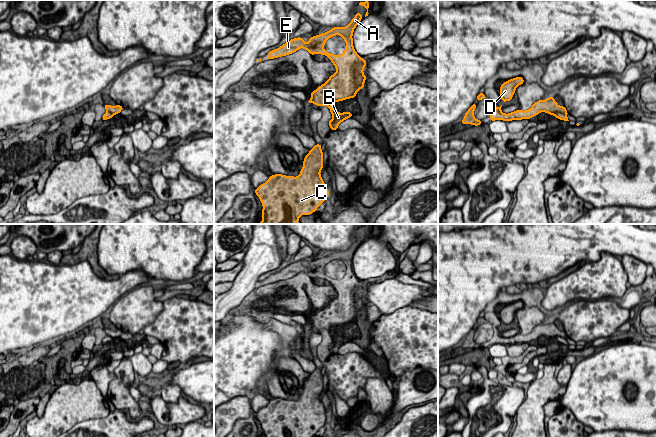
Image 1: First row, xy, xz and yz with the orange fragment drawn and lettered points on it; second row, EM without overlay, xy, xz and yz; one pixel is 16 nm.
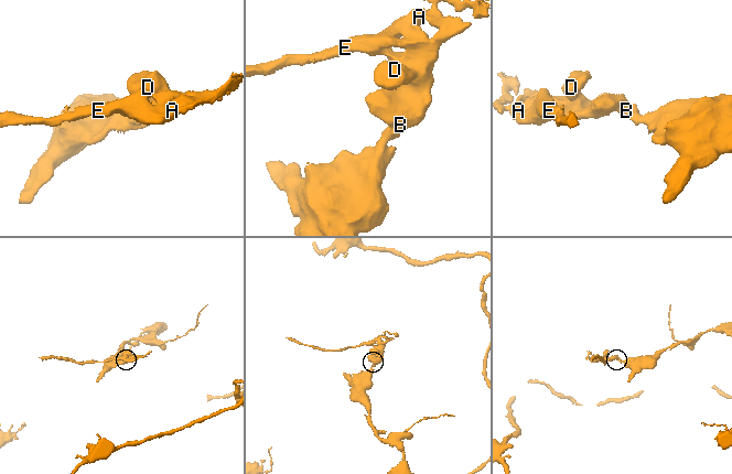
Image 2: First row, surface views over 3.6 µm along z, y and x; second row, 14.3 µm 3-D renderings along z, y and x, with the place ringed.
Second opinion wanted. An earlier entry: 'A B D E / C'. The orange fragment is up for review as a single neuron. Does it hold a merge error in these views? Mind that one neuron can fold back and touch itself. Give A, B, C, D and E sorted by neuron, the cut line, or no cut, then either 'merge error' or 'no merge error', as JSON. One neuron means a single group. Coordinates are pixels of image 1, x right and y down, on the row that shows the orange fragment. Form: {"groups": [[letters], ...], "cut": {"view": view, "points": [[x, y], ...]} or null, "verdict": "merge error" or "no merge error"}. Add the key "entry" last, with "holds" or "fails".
{"groups": [["A", "B", "D", "E"], ["C"]], "cut": {"view": "yz", "points": [[555, 113], [562, 112], [566, 115]]}, "verdict": "merge error", "entry": "holds"}

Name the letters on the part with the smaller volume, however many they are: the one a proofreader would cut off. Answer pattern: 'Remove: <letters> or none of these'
Remove: A, B, D, E

